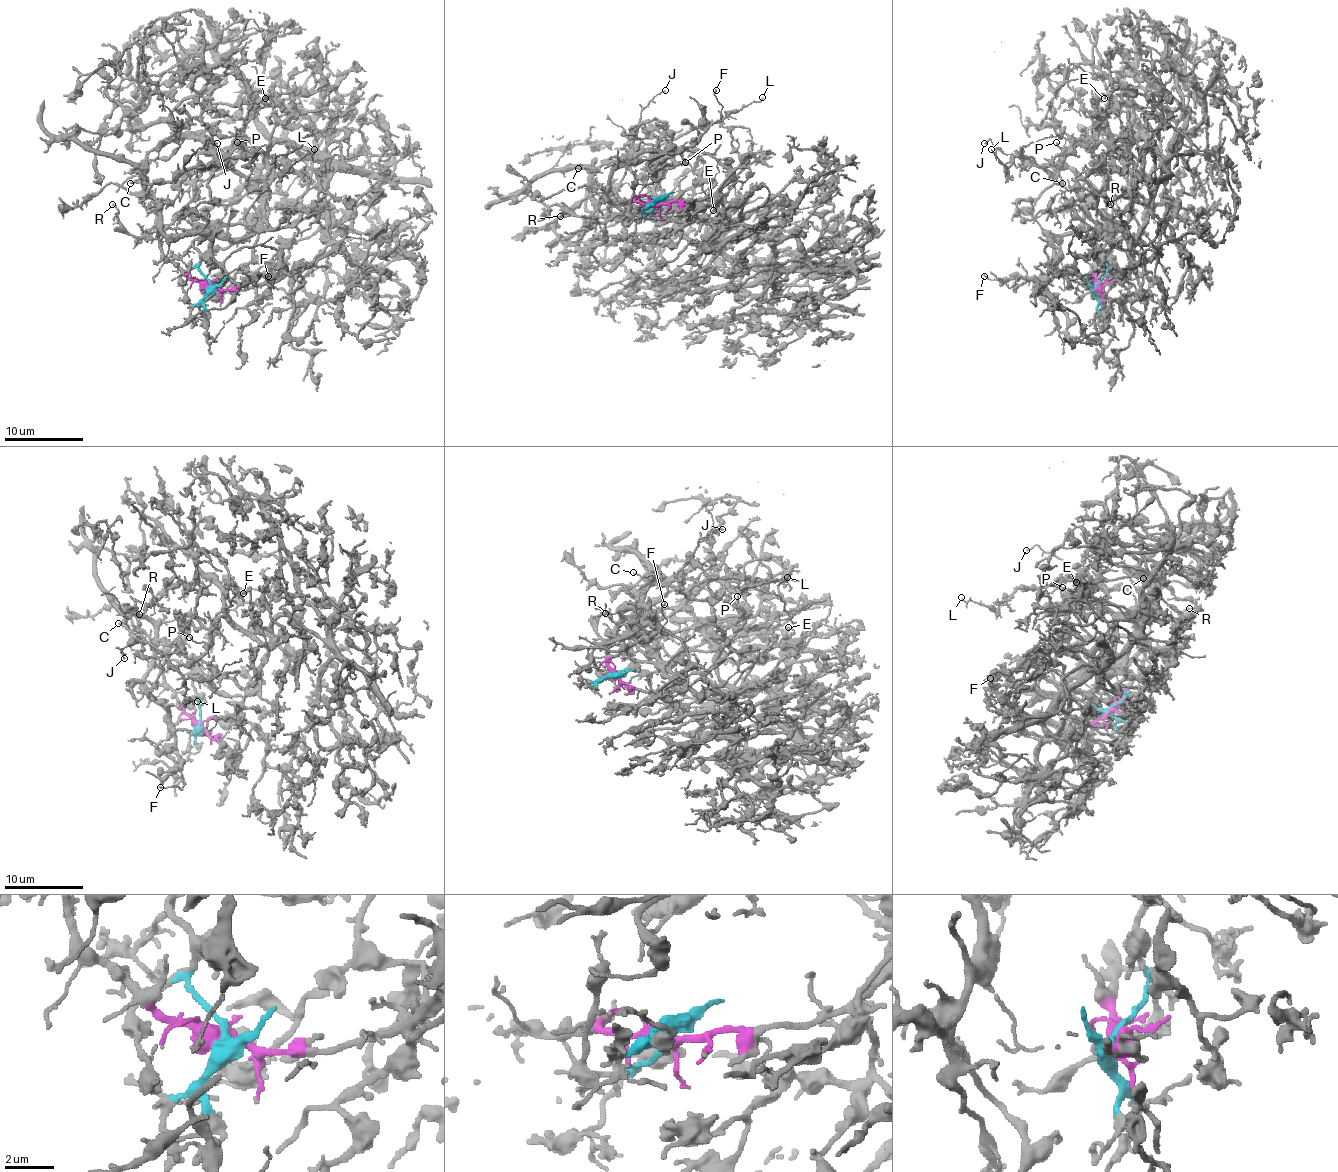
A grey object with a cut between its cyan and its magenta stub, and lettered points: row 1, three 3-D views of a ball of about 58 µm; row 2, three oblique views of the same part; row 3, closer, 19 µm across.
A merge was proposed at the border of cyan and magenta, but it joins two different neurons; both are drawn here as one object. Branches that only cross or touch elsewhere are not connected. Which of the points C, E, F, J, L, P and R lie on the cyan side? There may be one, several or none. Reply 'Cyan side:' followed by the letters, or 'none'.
Cyan side: E, P, R

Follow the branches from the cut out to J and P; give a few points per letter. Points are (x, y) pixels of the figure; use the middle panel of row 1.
J: (657, 202), (610, 200), (606, 190), (598, 200), (592, 165), (622, 161), (631, 151), (641, 111), (665, 90)
P: (657, 202), (641, 214), (709, 224), (714, 242), (689, 242), (677, 230), (683, 202), (699, 179), (685, 163)

